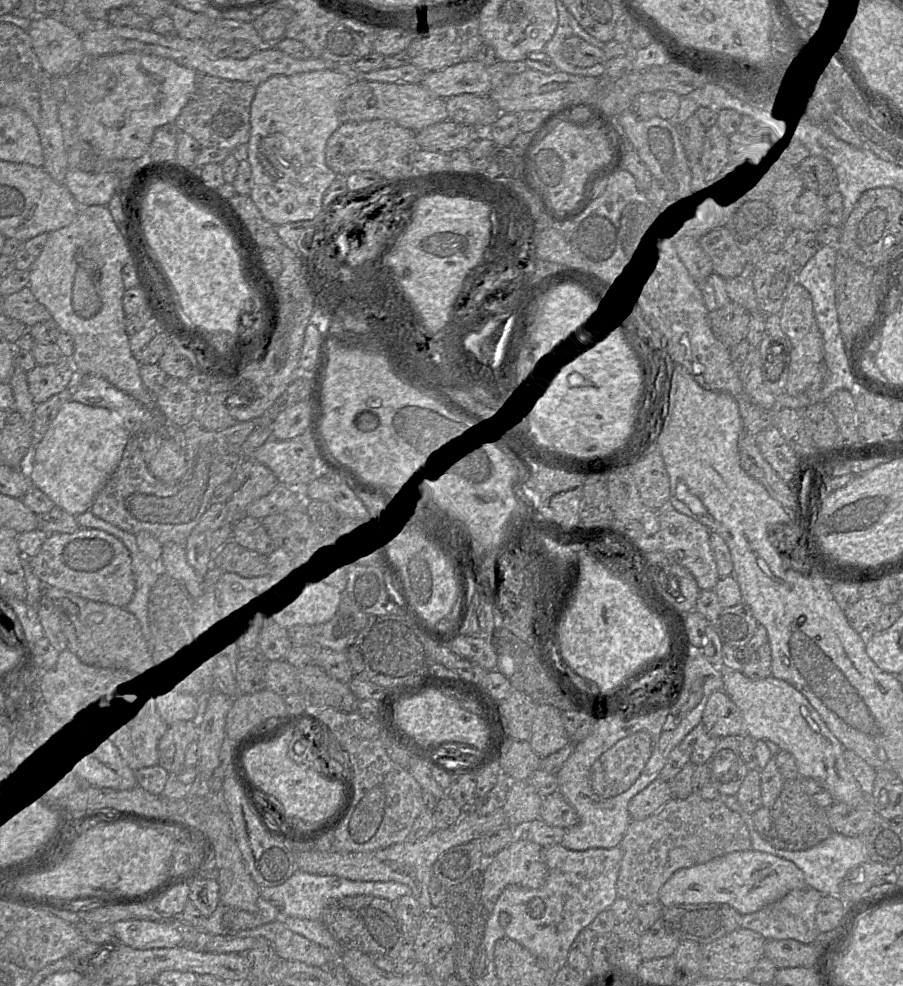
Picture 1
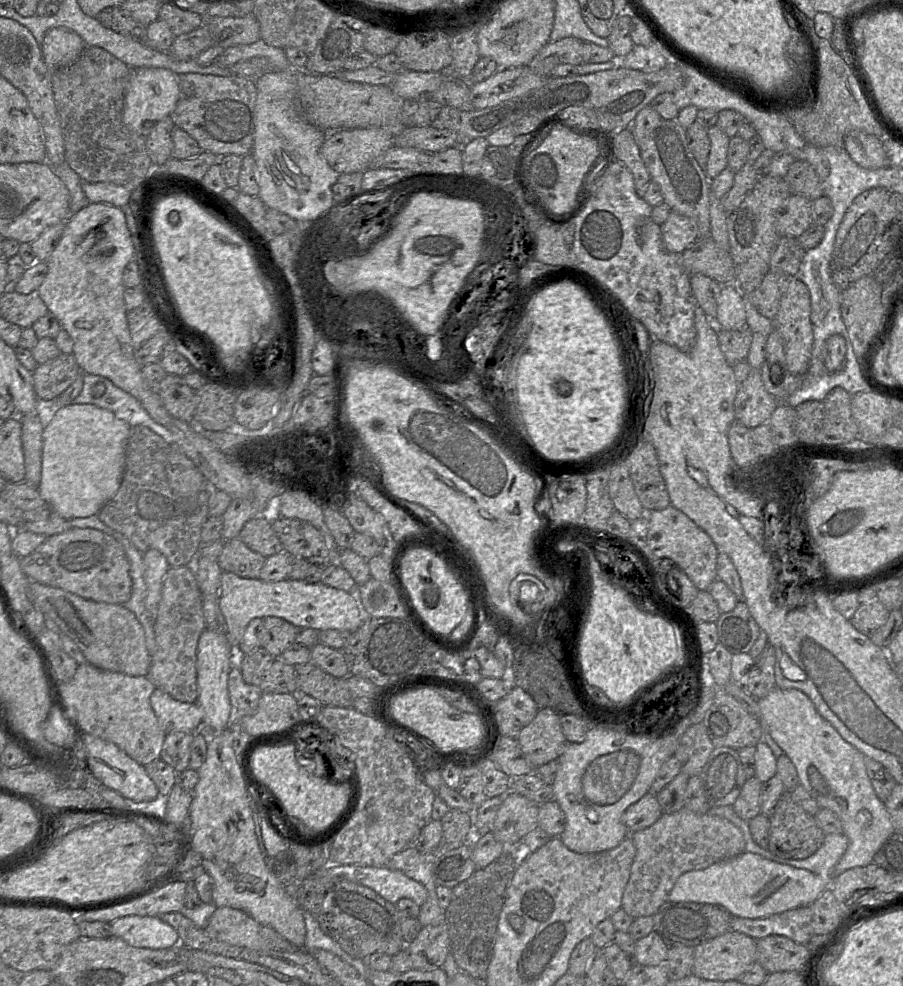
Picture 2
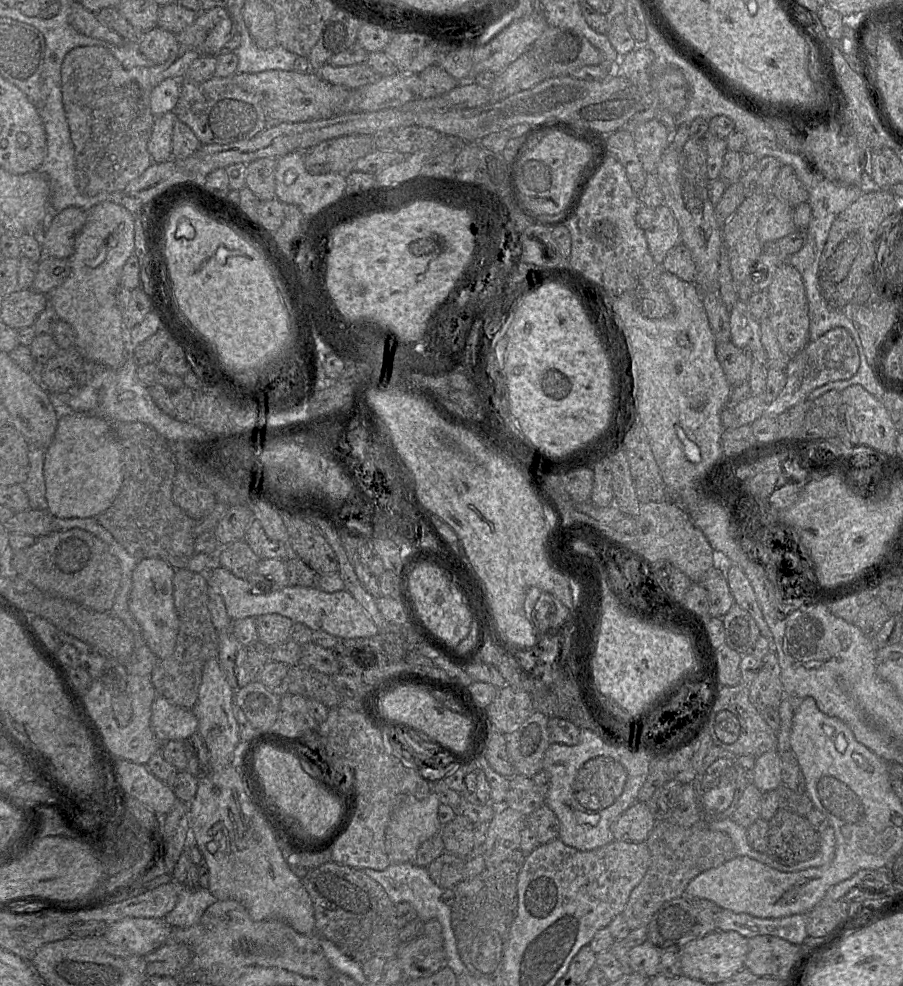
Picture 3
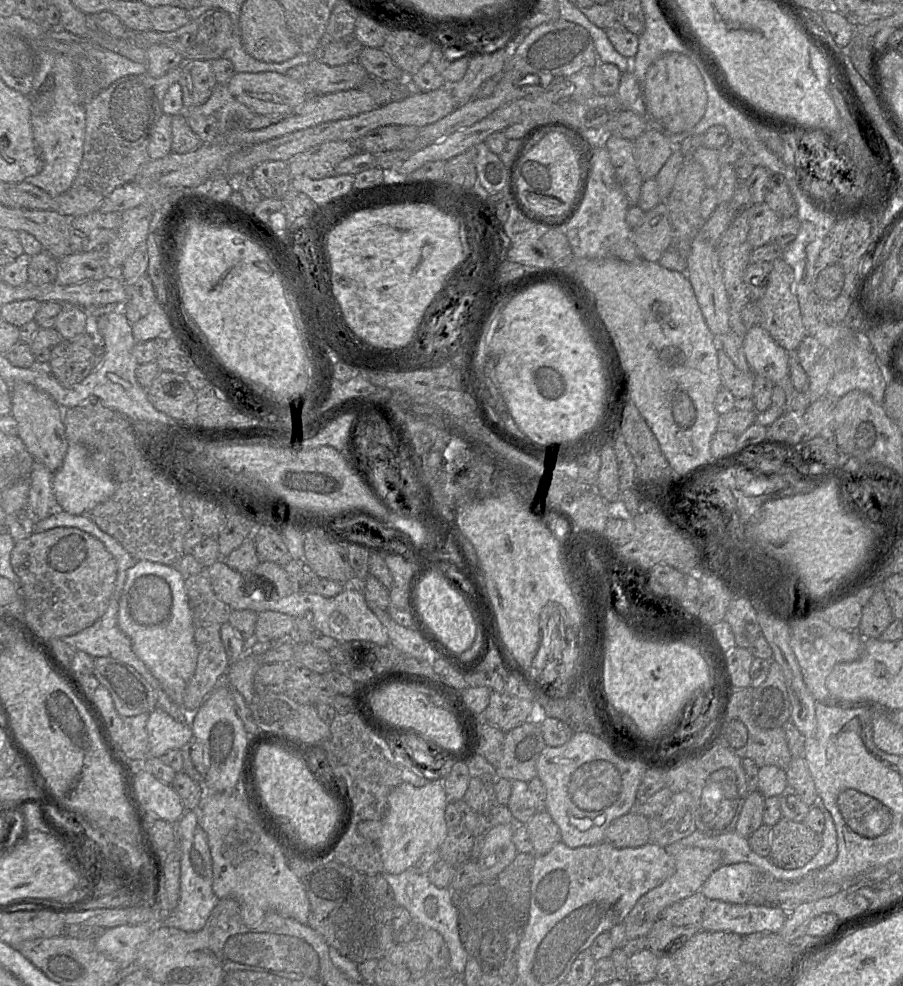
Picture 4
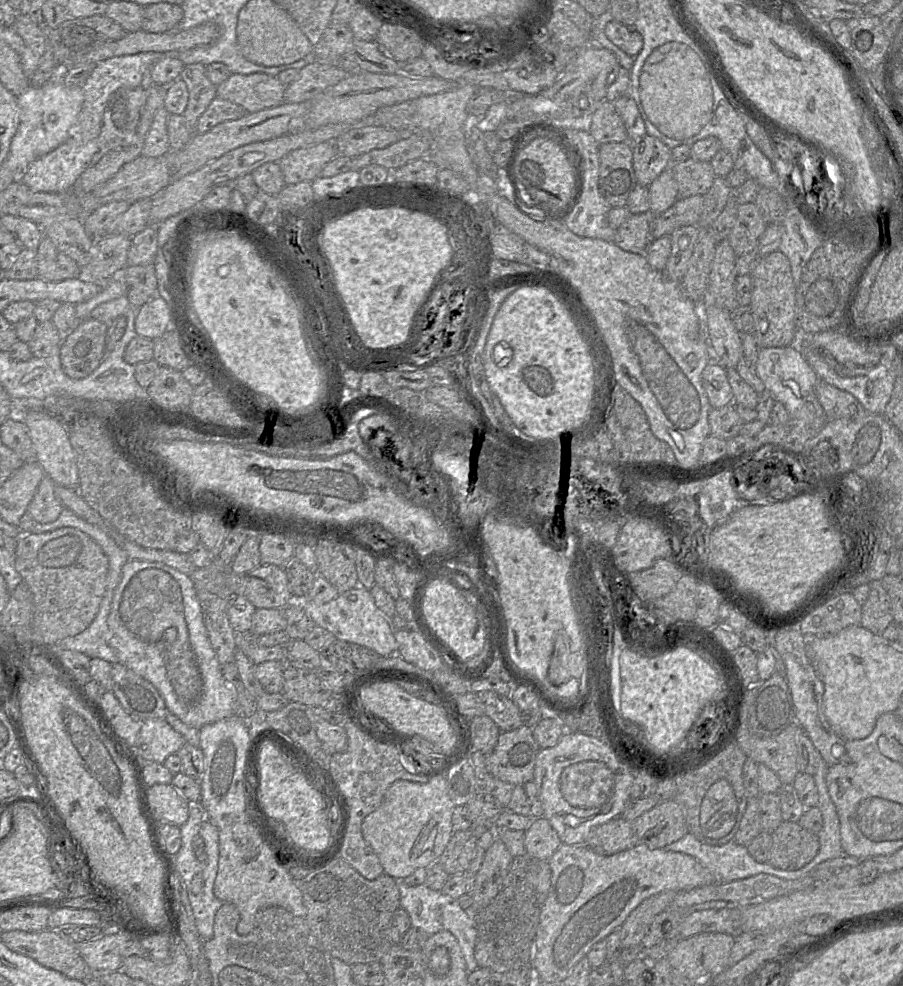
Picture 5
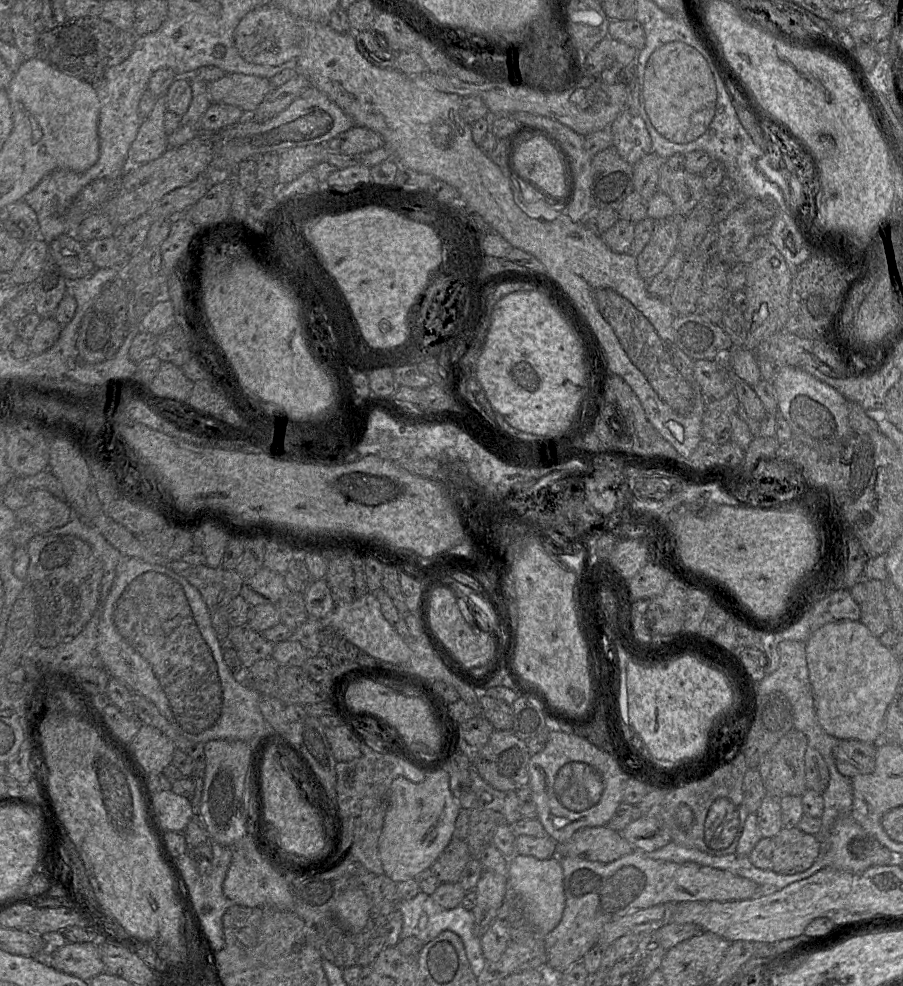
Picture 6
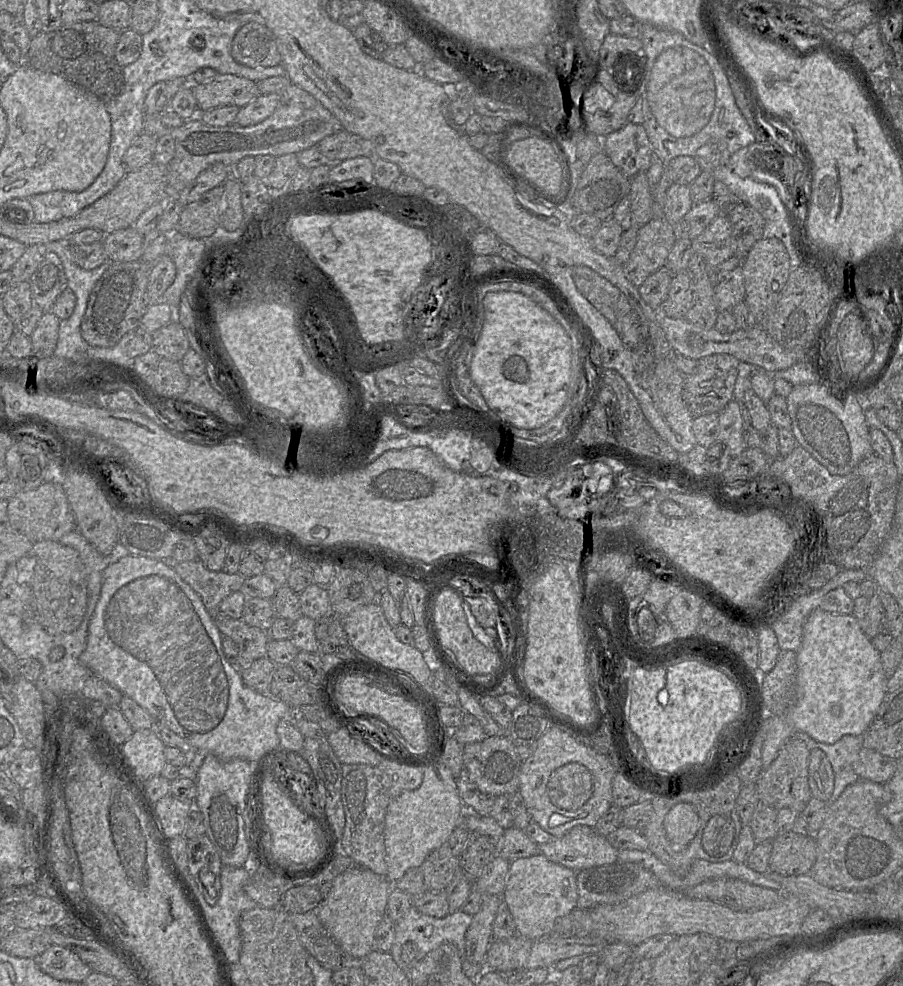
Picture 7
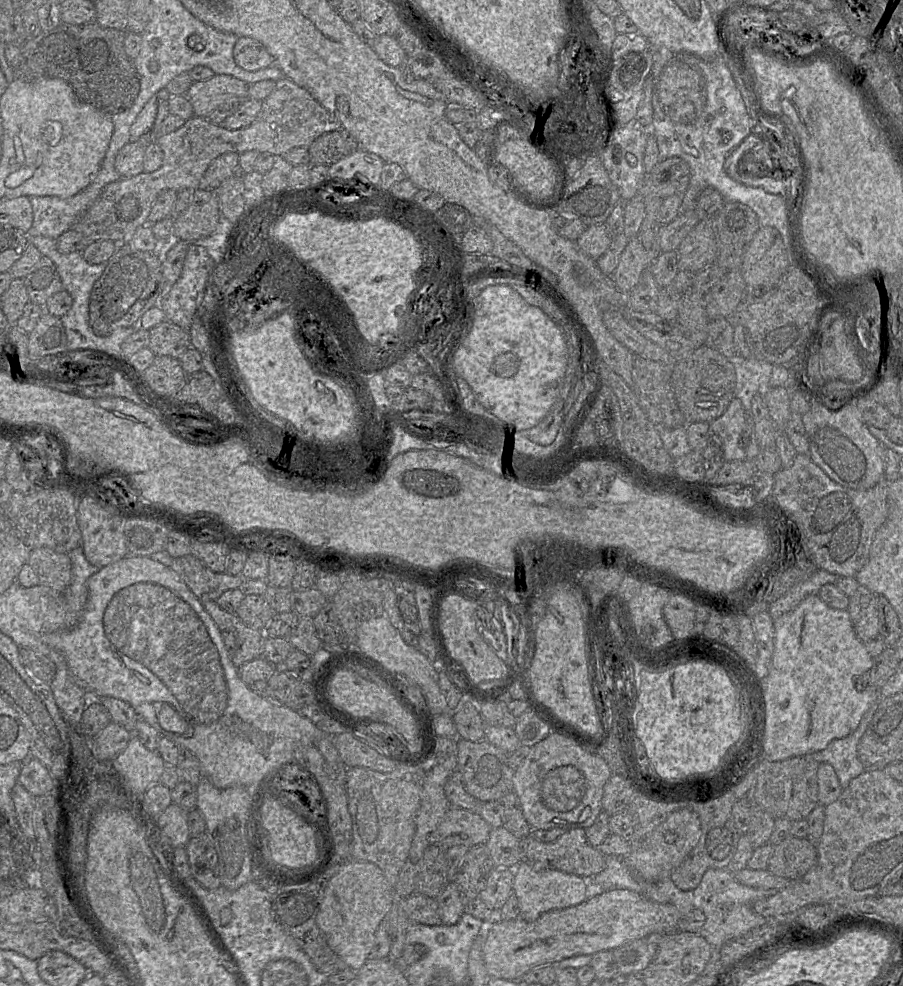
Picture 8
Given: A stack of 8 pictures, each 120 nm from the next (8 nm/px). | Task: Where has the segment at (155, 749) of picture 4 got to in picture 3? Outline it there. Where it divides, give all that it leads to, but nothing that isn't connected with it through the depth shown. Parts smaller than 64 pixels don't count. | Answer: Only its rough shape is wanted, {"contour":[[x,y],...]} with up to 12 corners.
{"contour":[[157,696],[151,727],[161,743],[198,732],[191,709]]}

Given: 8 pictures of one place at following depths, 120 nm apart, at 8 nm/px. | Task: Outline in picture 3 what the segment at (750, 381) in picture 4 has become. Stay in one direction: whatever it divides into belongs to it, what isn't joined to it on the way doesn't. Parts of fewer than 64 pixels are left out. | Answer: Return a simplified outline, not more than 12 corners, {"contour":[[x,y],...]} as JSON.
{"contour":[[731,341],[716,356],[731,386],[748,380],[752,353]]}

